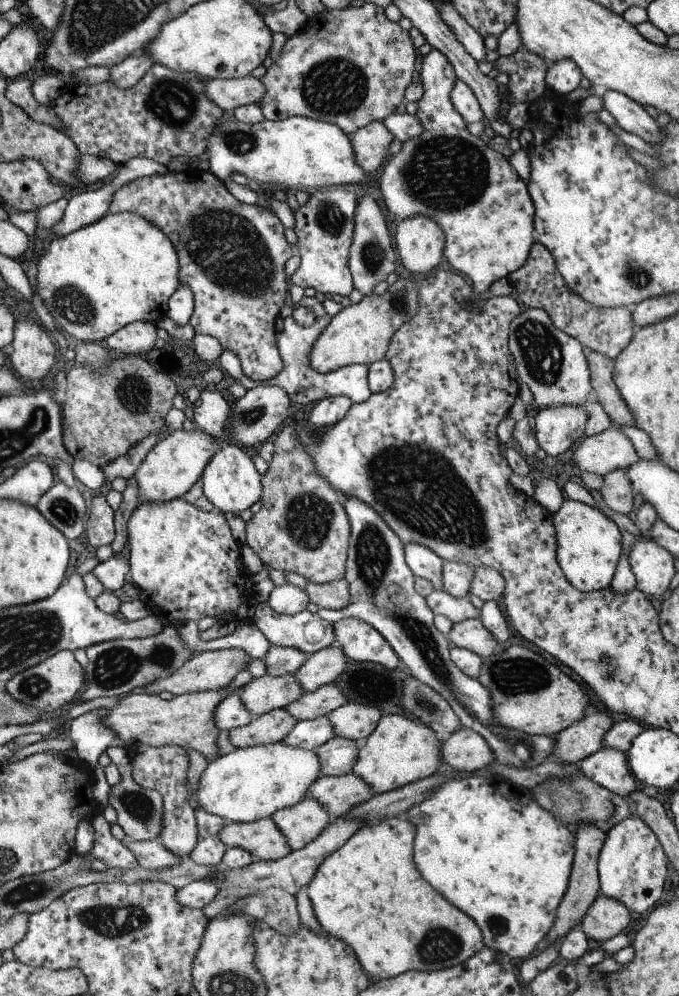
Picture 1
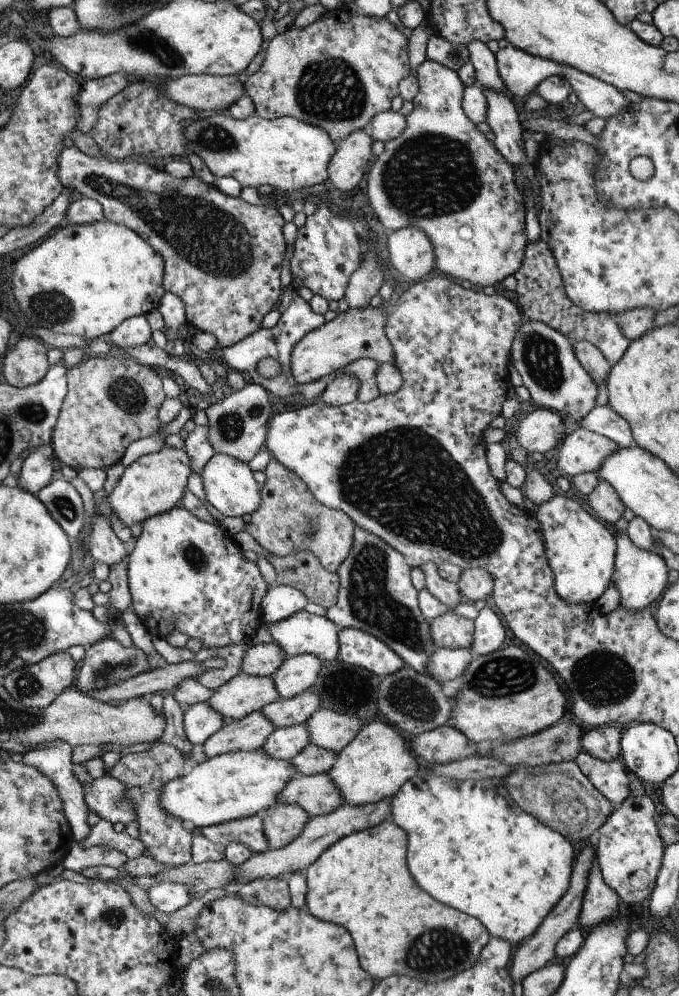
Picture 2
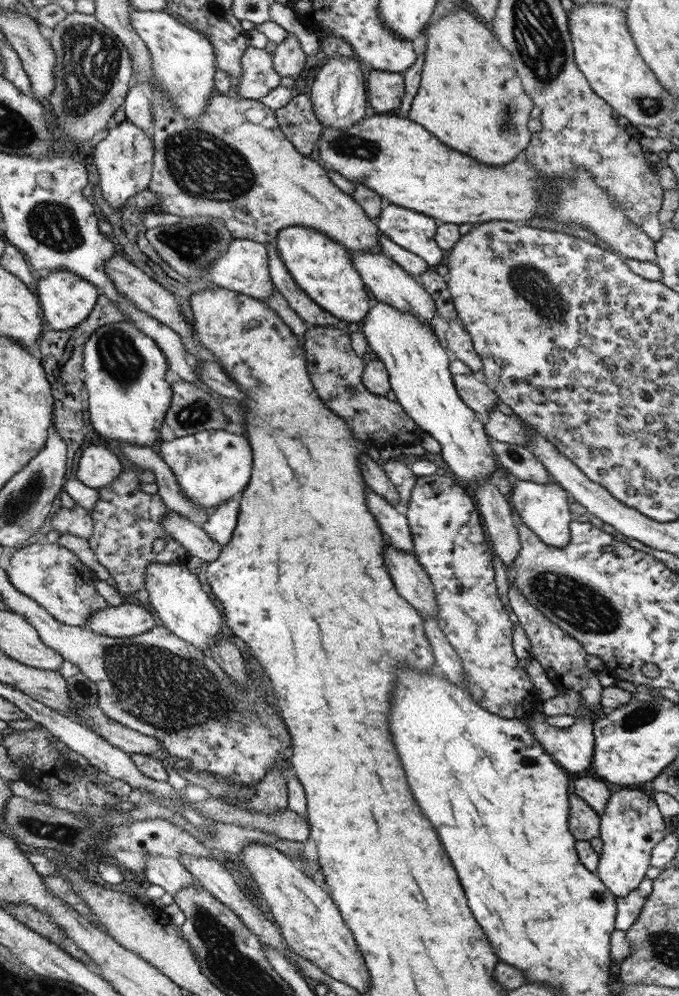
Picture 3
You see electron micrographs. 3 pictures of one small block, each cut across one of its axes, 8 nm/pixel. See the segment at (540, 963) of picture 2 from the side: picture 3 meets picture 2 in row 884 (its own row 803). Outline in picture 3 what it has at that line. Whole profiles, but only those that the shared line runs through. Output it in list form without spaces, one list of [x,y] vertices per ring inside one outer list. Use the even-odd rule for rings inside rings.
[[[576,793],[569,794],[569,829],[577,841],[588,841],[599,836],[600,817]]]

